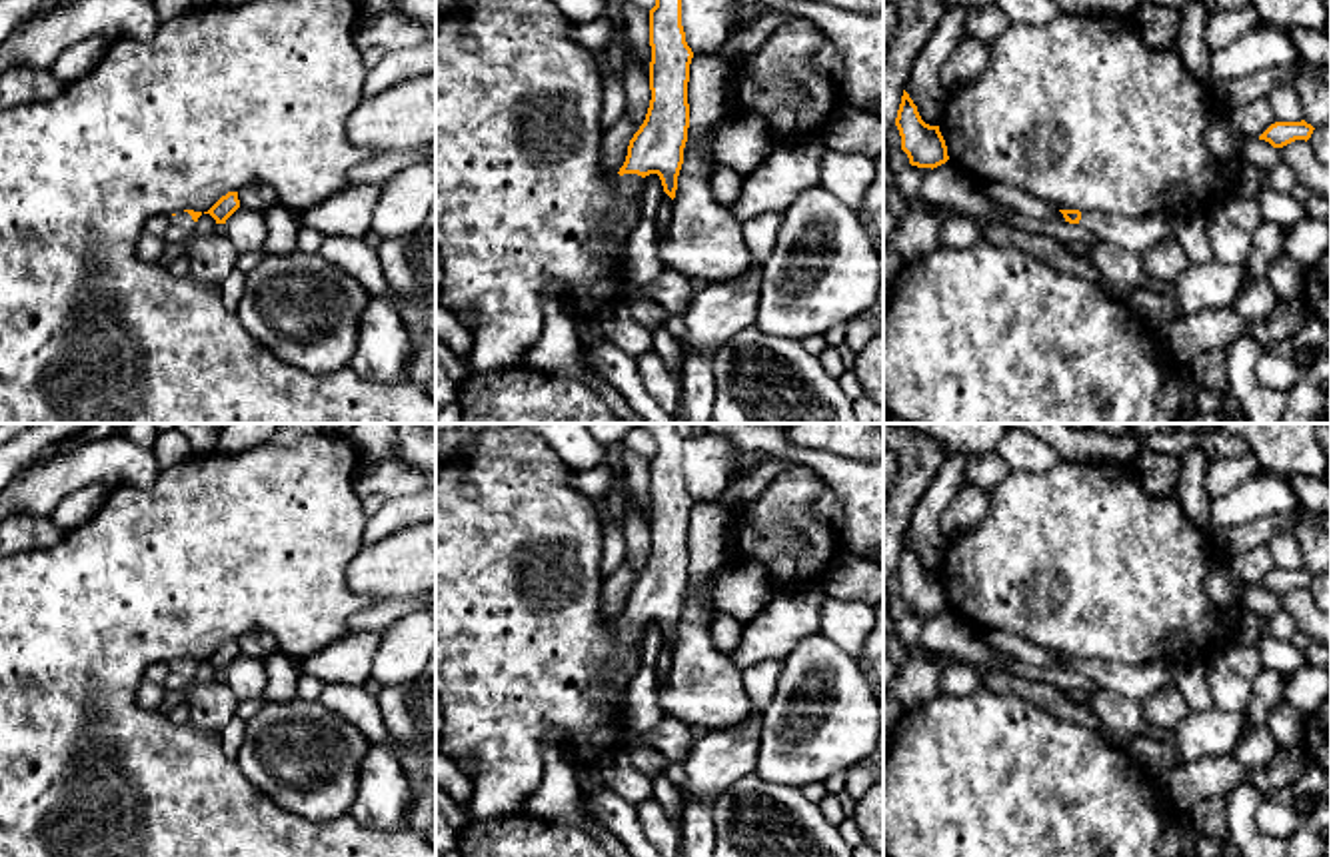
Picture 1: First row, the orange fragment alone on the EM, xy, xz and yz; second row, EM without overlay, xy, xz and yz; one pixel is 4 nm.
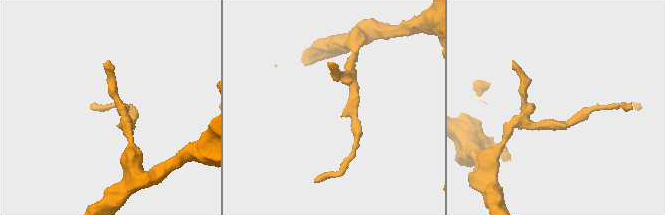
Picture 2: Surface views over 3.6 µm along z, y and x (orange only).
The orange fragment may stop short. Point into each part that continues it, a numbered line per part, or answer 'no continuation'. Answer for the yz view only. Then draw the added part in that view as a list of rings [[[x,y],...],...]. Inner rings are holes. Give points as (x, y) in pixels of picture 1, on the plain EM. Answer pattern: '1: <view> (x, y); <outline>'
1: yz (1136, 682); [[[1081,659],[1079,673],[1101,689],[1115,691],[1135,701],[1143,701],[1147,695],[1175,685],[1175,669],[1165,665]]]

